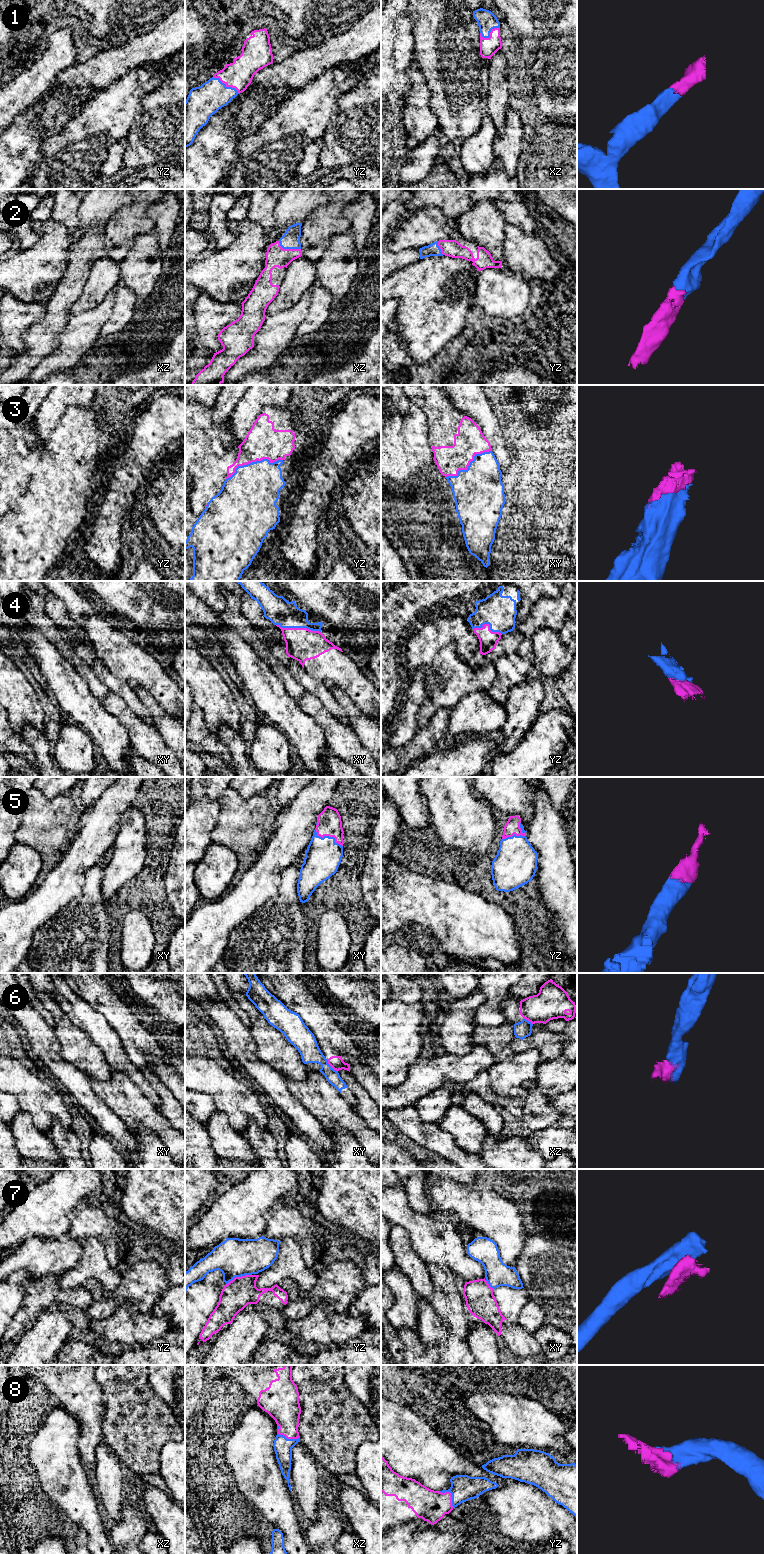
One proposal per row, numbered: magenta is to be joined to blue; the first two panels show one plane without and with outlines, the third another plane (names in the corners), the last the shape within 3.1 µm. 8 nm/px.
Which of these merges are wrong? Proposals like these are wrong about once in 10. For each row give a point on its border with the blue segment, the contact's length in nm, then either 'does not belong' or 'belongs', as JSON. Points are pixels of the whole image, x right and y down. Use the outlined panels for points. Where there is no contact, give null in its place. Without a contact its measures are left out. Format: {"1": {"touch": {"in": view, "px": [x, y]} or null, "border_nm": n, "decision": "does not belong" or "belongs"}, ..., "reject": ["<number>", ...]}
{"1": {"touch": {"in": "yz", "px": [225, 85]}, "border_nm": 260, "decision": "belongs"}, "2": {"touch": {"in": "xz", "px": [288, 248]}, "border_nm": 200, "decision": "belongs"}, "3": {"touch": {"in": "yz", "px": [253, 462]}, "border_nm": 480, "decision": "belongs"}, "4": {"touch": {"in": "xy", "px": [298, 627]}, "border_nm": 360, "decision": "belongs"}, "5": {"touch": {"in": "xy", "px": [328, 836]}, "border_nm": 260, "decision": "belongs"}, "6": {"touch": {"in": "xy", "px": [330, 1066]}, "border_nm": 140, "decision": "does not belong"}, "7": {"touch": {"in": "yz", "px": [238, 1276]}, "border_nm": 220, "decision": "belongs"}, "8": {"touch": {"in": "xz", "px": [284, 1436]}, "border_nm": 220, "decision": "belongs"}, "reject": ["6"]}

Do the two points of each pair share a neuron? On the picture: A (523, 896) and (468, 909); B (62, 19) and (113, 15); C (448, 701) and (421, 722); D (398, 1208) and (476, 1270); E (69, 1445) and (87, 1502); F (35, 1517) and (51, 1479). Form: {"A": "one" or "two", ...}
{"A": "two", "B": "one", "C": "one", "D": "one", "E": "one", "F": "two"}

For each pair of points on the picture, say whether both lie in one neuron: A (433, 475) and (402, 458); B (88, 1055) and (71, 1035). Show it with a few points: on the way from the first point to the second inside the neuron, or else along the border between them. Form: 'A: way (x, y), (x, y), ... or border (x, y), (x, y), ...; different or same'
A: border (433, 459), (424, 469), (422, 479), (407, 483); different
B: way (83, 1050), (73, 1040); same

